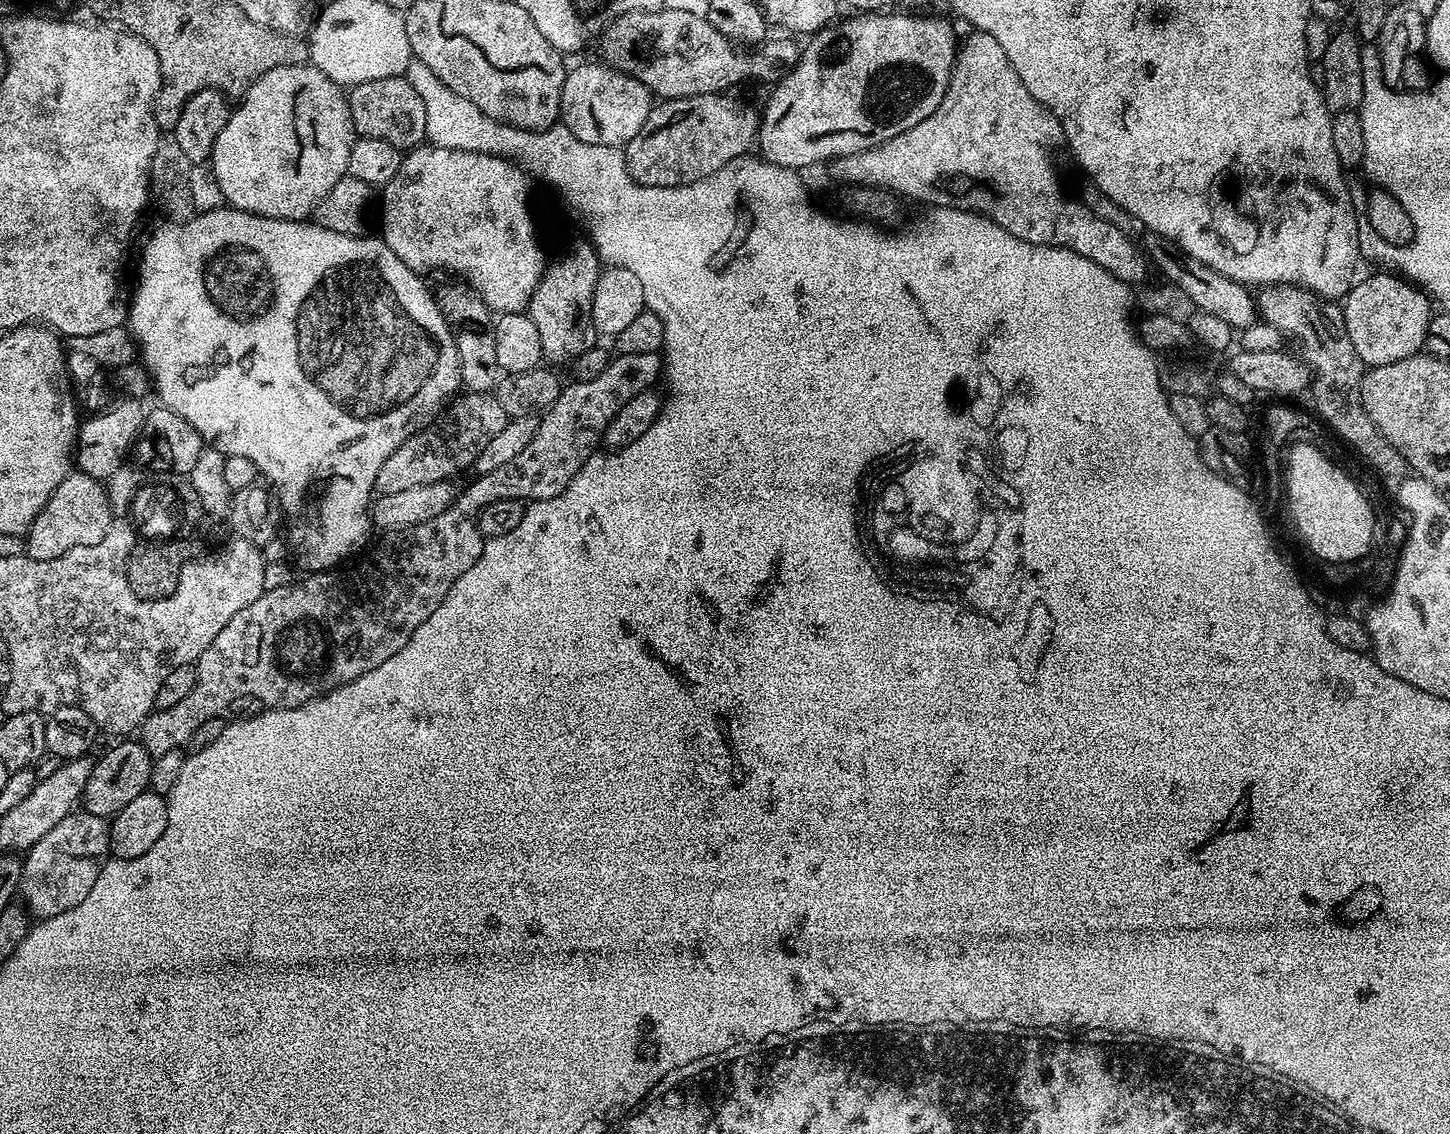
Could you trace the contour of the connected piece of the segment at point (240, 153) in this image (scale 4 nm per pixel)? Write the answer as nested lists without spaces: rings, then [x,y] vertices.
[[[311,62],[295,64],[294,66],[278,66],[278,70],[266,70],[266,74],[262,74],[262,78],[255,80],[237,104],[240,105],[237,108],[235,105],[231,109],[226,126],[222,126],[222,134],[218,134],[218,138],[214,142],[210,161],[214,178],[218,182],[218,186],[222,186],[225,201],[240,212],[252,212],[255,216],[278,218],[279,220],[307,221],[315,213],[316,207],[322,202],[322,198],[326,198],[326,194],[330,194],[330,190],[334,190],[334,182],[338,182],[343,176],[348,175],[350,150],[352,143],[358,137],[350,118],[350,106],[345,89],[334,83],[326,74],[322,74],[322,70],[318,70]]]

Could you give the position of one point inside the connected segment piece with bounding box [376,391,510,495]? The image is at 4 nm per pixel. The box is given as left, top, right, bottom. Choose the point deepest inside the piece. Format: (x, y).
(450, 444)

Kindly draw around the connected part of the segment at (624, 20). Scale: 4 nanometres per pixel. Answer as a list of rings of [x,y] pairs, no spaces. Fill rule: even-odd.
[[[661,8],[654,12],[626,12],[615,17],[617,20],[604,32],[600,40],[603,63],[630,79],[636,79],[649,89],[651,95],[667,100],[685,100],[687,96],[702,96],[712,93],[724,94],[743,80],[768,80],[775,82],[791,69],[801,54],[792,40],[773,40],[761,43],[753,56],[741,50],[735,43],[714,28],[704,14],[687,8]]]

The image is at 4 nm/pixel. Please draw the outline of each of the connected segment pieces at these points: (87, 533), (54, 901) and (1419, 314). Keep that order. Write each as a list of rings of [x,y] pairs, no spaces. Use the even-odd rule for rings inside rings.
[[[79,470],[69,471],[58,490],[46,502],[46,506],[34,518],[26,533],[26,555],[35,560],[49,560],[66,554],[78,546],[94,546],[102,542],[113,522],[108,505],[108,489],[103,483],[90,478]]]
[[[74,810],[28,849],[22,860],[20,894],[31,915],[40,920],[57,917],[86,900],[112,846],[109,825],[103,816]]]
[[[1380,272],[1365,280],[1357,279],[1342,300],[1343,331],[1347,332],[1358,358],[1368,368],[1386,366],[1390,362],[1417,355],[1425,347],[1428,322],[1434,315],[1429,297],[1419,287],[1399,275],[1391,275]]]

